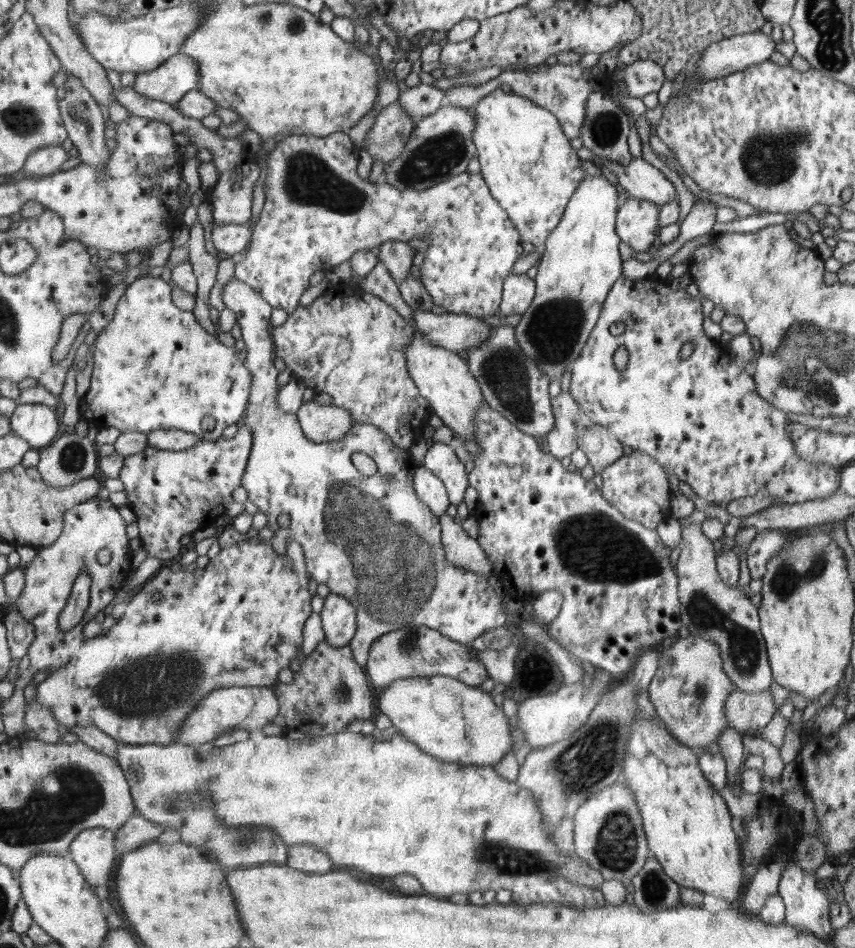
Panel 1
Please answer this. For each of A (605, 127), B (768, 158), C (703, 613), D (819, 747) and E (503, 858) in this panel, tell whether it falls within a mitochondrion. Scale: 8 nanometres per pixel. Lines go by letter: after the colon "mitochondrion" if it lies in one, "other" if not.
A: mitochondrion
B: mitochondrion
C: mitochondrion
D: other
E: mitochondrion

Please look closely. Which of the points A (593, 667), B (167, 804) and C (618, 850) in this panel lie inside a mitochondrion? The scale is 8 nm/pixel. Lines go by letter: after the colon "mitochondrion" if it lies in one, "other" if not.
A: other
B: mitochondrion
C: mitochondrion

